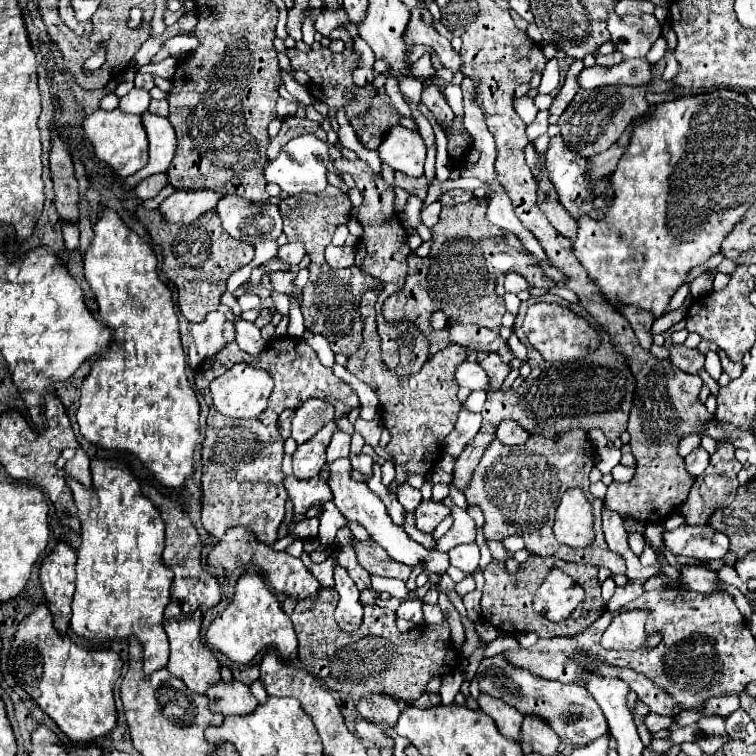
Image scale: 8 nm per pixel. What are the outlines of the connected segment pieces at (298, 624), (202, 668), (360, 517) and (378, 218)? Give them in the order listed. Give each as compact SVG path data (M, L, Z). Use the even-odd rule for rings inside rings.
M320 588L318 596L298 600L294 612L292 612L292 624L294 632L298 636L298 658L310 674L314 674L318 680L326 684L326 688L338 692L340 696L350 694L352 698L358 698L368 692L390 692L398 700L414 702L426 692L426 684L432 676L442 676L452 672L458 666L456 650L450 642L450 626L444 622L442 626L430 626L420 624L418 628L410 628L408 632L398 632L394 612L388 608L378 606L364 606L364 618L358 628L358 632L342 632L338 628L338 622L334 620L334 604L338 604L338 592L334 588Z
M170 598L166 612L164 612L164 630L170 640L170 662L168 670L180 678L190 690L198 694L206 694L206 690L220 680L220 662L216 654L202 642L200 638L200 624L202 624L202 612L184 614L180 610L178 600Z
M342 458L342 460L334 460L326 466L326 472L328 472L328 486L332 488L334 492L334 504L338 506L338 510L346 516L346 520L352 520L352 522L358 522L362 524L370 538L374 542L378 542L392 560L396 562L402 562L402 564L408 564L408 566L416 566L418 562L426 562L426 574L432 574L432 572L440 572L444 574L450 566L448 562L448 554L442 554L438 550L426 550L422 544L414 542L412 538L408 538L408 534L396 526L392 522L392 518L388 516L384 504L380 502L380 498L364 484L364 482L356 482L350 478L350 472L352 472L352 466L350 466L350 460L348 458Z
M340 158L336 160L338 172L350 172L356 188L364 194L364 202L358 210L358 220L364 226L364 238L356 246L356 264L366 272L372 274L376 280L380 280L386 290L398 286L402 288L406 280L406 258L410 254L410 248L406 244L406 232L400 226L400 222L394 220L394 186L388 184L382 176L374 174L372 168L362 162L360 158L356 160L346 160Z

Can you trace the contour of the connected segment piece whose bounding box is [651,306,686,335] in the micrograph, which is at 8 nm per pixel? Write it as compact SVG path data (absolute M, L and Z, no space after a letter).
M681 306L679 309L675 311L663 315L663 317L660 317L659 319L656 319L654 321L651 330L652 334L654 335L664 332L674 324L684 319L685 316L686 316L686 310L683 306Z

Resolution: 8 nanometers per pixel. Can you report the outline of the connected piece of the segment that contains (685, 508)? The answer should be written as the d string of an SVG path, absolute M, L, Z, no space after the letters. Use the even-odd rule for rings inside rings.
M720 442L718 444L720 448L716 450L716 454L710 456L710 464L708 468L704 470L706 476L698 476L698 480L694 482L692 490L690 490L690 496L688 500L680 506L680 512L686 516L686 524L692 524L692 526L700 526L700 524L708 524L710 516L722 508L722 506L728 506L728 500L726 498L734 498L736 496L736 490L738 490L738 472L742 470L742 464L734 458L734 446L728 444L728 442Z

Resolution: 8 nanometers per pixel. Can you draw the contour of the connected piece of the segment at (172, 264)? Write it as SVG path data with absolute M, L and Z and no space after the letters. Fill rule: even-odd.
M138 206L138 216L152 236L152 242L160 246L164 256L162 272L174 284L178 292L180 312L188 322L202 322L206 314L214 312L220 304L220 296L226 290L226 278L238 268L250 264L254 256L254 246L232 238L220 224L214 210L202 214L192 224L170 224L162 220L158 210L146 210Z

